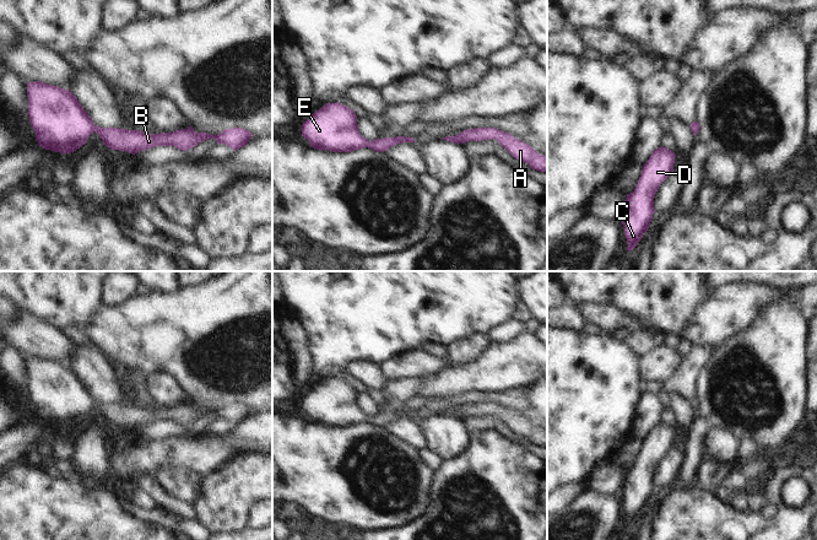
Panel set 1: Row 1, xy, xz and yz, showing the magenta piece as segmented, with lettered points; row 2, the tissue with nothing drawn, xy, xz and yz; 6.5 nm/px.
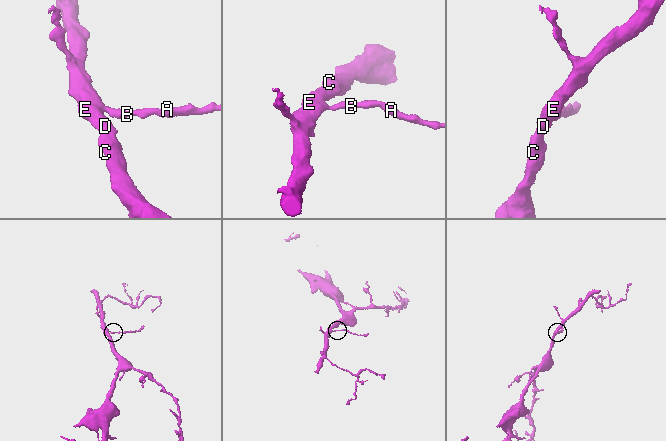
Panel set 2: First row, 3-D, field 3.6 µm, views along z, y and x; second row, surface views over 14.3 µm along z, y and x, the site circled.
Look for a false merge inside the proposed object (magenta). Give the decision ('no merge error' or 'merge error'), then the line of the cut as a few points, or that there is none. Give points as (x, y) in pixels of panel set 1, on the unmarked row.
no merge error; cut none

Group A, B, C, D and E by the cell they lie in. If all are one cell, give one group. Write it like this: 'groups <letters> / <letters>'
groups A B C D E

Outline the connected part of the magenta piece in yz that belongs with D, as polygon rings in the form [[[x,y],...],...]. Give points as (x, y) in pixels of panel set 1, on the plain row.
[[[666,422],[656,423],[642,442],[639,457],[633,468],[627,469],[622,500],[627,513],[627,525],[637,522],[648,506],[654,485],[654,471],[660,459],[673,448],[676,428]]]

